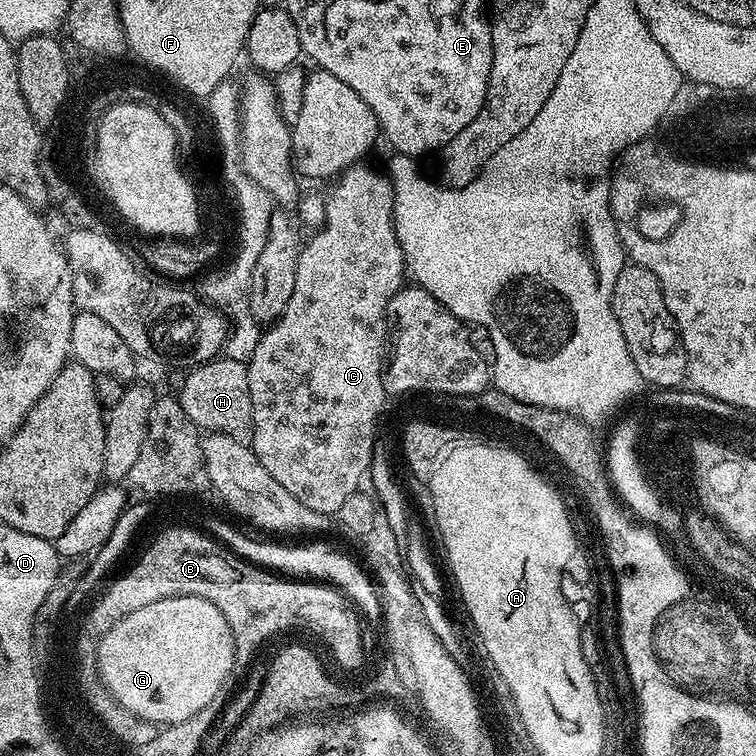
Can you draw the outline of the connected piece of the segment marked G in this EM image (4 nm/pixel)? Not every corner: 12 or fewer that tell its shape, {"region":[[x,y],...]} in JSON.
{"region":[[150,602],[100,648],[132,712],[198,714],[236,663],[222,610]]}

